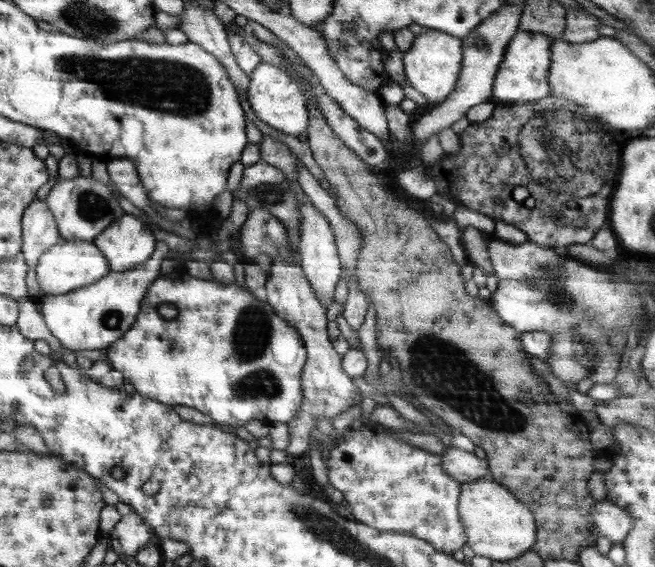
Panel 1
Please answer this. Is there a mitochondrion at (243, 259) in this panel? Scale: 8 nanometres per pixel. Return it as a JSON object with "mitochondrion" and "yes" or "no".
{"mitochondrion":"no"}

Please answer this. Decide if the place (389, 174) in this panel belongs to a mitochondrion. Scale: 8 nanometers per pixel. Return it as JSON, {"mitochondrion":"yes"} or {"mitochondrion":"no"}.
{"mitochondrion":"no"}

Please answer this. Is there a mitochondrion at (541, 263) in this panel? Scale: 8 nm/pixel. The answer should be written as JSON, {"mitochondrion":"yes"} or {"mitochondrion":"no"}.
{"mitochondrion":"yes"}

